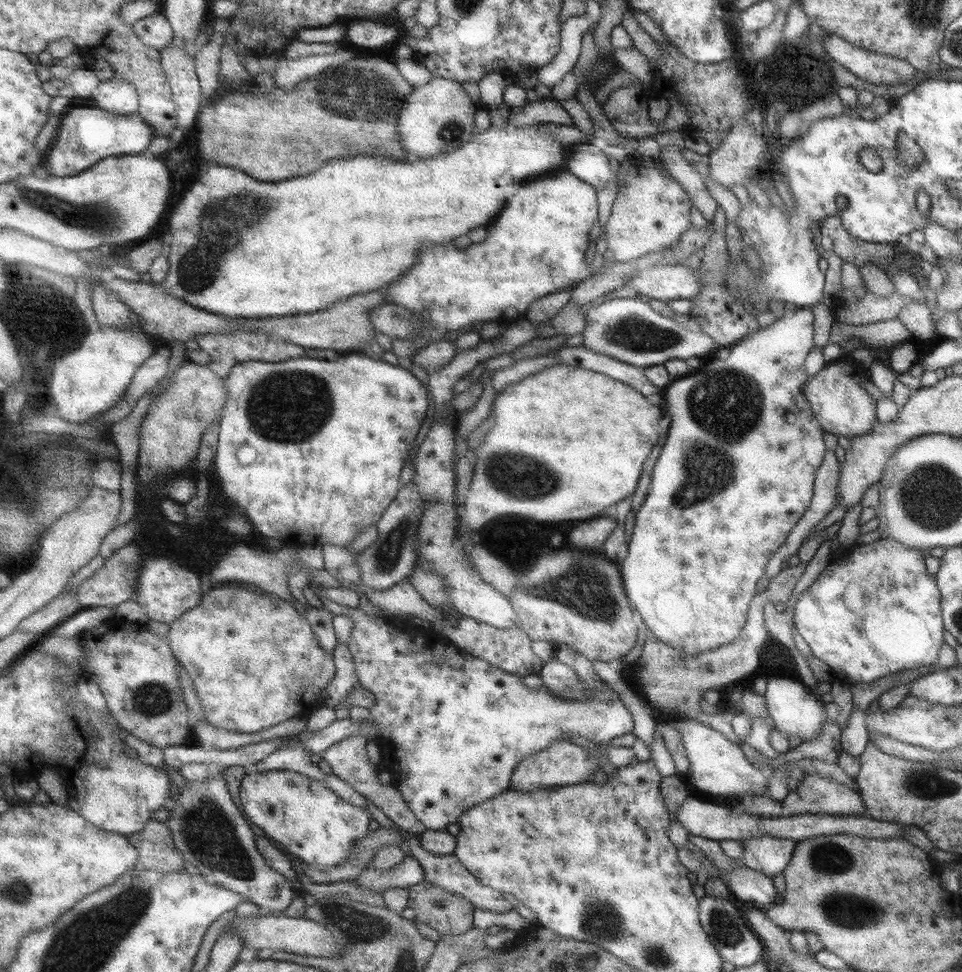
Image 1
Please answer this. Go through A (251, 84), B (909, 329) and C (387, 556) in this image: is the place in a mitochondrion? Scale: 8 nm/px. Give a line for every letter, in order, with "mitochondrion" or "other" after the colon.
A: other
B: other
C: mitochondrion

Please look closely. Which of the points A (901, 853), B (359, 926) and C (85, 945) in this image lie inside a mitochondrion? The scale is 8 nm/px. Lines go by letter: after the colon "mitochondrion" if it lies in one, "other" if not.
A: other
B: mitochondrion
C: mitochondrion

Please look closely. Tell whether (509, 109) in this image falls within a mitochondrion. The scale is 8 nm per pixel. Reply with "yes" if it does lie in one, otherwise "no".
no

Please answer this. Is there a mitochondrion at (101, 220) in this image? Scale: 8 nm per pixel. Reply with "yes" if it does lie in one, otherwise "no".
yes

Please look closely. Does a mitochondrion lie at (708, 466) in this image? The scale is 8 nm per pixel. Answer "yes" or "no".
yes

